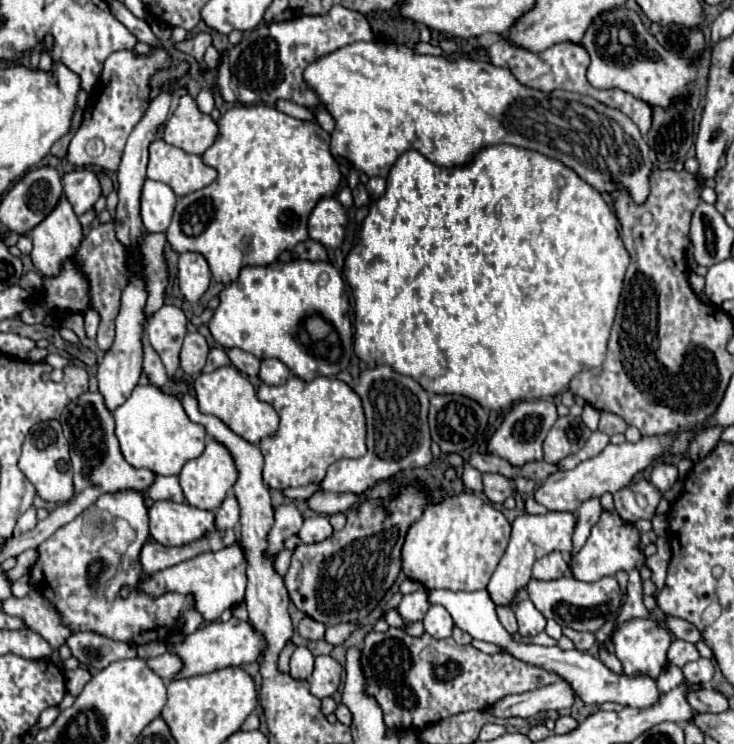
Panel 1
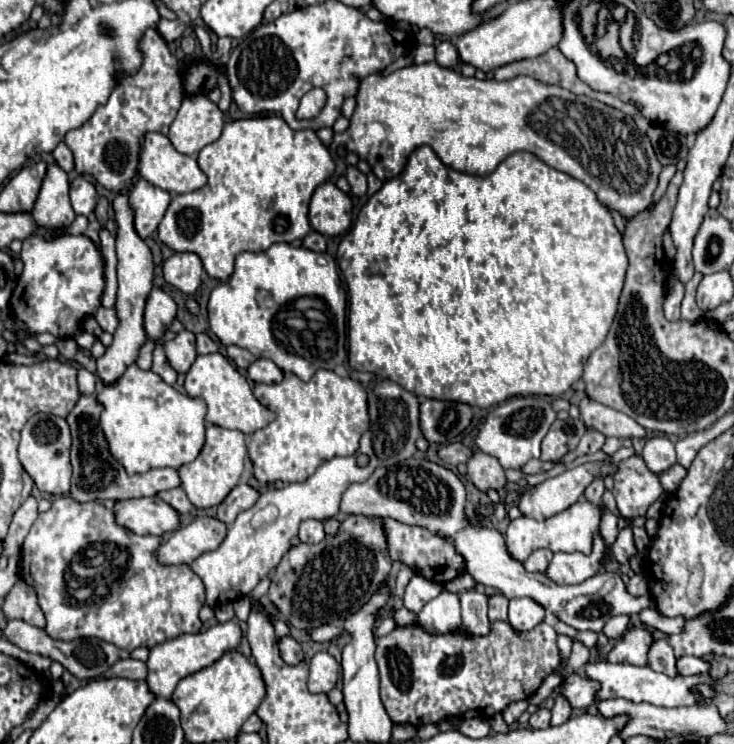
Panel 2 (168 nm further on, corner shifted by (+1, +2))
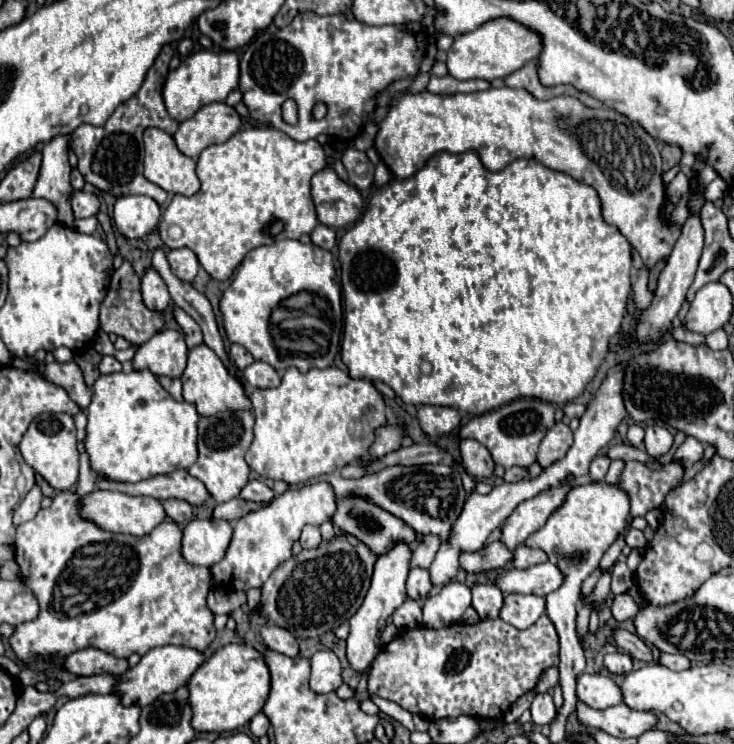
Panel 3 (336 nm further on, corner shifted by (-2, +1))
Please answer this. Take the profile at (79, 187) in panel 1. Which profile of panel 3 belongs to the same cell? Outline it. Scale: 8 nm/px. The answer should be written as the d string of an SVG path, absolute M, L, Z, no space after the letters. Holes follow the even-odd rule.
M74 191L72 197L72 213L76 219L84 219L84 217L92 217L98 213L100 201L96 195L86 193L86 191Z

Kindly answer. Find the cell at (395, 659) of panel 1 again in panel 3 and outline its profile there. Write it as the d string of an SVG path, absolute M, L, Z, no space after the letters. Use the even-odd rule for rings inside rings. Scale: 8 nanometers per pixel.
M542 615L536 625L522 631L504 623L502 619L486 619L474 625L454 623L444 629L416 627L398 633L396 639L378 653L368 677L368 693L394 701L402 709L430 721L458 715L500 719L522 693L536 687L540 675L552 665L558 665L558 637L552 621L546 615Z

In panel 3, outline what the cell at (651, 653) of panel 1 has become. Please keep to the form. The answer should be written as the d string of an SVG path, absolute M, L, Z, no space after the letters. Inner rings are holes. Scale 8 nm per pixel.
M608 653L604 657L604 667L612 673L612 675L626 675L632 671L632 657L628 653Z

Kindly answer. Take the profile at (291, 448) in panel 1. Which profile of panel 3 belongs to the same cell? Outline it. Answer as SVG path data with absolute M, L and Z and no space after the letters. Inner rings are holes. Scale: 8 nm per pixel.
M288 367L278 387L254 389L250 403L256 415L256 425L254 441L246 453L246 463L262 477L282 479L286 483L308 481L366 457L376 429L386 423L386 405L374 383L368 379L352 379L338 367L310 369L308 373L300 373L296 367Z

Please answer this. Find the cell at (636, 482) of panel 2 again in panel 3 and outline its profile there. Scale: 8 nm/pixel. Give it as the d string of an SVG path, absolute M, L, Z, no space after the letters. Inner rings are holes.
M626 461L620 477L620 487L630 497L630 517L646 515L664 503L664 497L676 489L682 481L684 467L678 461L670 461L660 469L650 469L638 461Z

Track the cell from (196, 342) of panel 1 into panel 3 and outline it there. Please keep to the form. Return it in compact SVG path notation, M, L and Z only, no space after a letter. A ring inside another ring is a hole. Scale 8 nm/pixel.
M164 329L156 333L150 341L140 345L132 357L132 365L136 371L148 369L156 377L180 377L186 367L188 347L180 331Z

